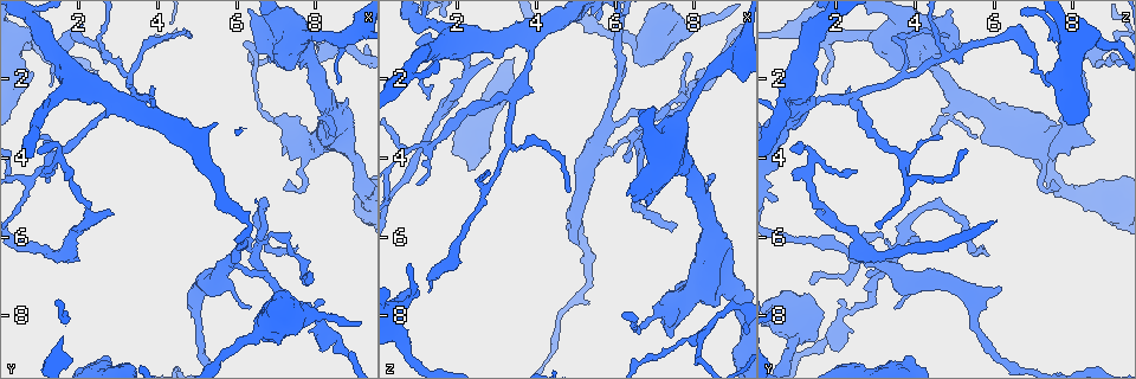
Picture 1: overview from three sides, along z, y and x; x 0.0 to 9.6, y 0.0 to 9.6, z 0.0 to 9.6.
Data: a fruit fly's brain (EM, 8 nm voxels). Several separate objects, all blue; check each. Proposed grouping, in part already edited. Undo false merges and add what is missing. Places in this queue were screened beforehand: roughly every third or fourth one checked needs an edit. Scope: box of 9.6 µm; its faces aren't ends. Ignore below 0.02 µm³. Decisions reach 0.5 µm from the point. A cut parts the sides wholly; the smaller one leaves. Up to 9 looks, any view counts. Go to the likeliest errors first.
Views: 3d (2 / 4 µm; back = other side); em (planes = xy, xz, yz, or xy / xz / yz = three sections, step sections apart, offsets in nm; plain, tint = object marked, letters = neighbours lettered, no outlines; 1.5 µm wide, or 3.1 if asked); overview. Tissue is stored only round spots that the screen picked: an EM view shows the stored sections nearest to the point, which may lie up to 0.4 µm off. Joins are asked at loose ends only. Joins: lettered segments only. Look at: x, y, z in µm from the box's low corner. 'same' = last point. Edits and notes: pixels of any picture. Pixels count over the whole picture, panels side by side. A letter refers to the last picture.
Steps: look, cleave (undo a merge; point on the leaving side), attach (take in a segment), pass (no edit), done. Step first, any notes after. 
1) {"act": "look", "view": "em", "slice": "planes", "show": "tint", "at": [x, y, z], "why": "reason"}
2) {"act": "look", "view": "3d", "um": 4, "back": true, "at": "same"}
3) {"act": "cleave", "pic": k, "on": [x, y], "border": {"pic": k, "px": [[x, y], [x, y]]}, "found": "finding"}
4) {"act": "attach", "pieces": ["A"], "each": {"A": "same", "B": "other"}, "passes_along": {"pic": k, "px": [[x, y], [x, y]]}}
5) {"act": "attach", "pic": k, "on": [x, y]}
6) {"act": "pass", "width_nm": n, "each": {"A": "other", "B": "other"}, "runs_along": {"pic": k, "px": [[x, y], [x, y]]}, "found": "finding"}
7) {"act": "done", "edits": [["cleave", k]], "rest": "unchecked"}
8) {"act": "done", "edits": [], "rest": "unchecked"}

{"act": "look", "view": "3d", "um": 4, "at": [0.95, 3.85, 1.10], "why": "tapers out"}

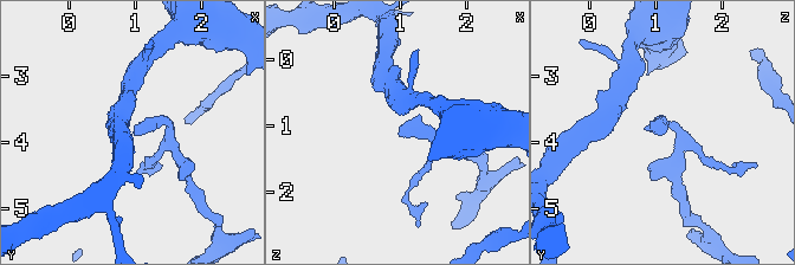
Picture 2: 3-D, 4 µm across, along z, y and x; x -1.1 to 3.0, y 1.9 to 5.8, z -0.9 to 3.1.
{"act": "look", "view": "em", "slice": "planes", "show": "letters", "at": [0.95, 3.90, 1.15]}

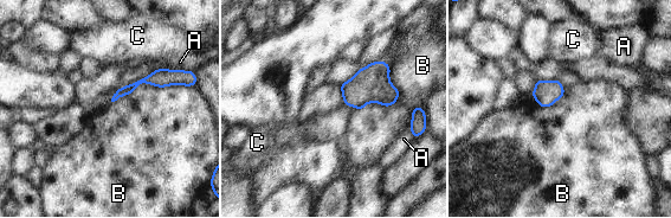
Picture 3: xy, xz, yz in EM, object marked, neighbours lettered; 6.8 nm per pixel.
{"act": "pass", "each": {"A": "other", "B": "other", "C": "other"}, "border": {"pic": 3, "px": [[391, 65], [399, 97], [356, 110]]}, "found": "none of them fits"}

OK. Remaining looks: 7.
{"act": "look", "view": "3d", "um": 4, "at": [3.85, 2.15, 2.35], "why": "tapers out"}

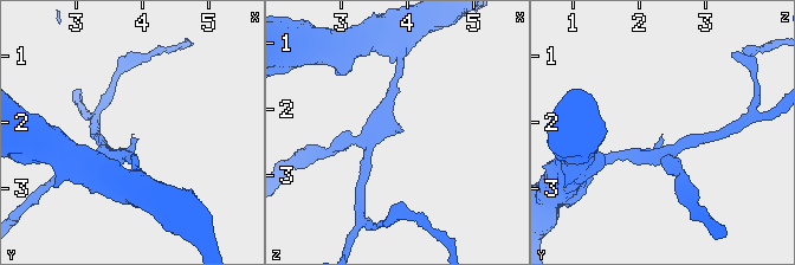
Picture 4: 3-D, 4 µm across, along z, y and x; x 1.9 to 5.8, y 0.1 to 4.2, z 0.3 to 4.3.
{"act": "look", "view": "em", "slice": "planes", "show": "letters", "at": [3.90, 2.15, 2.35], "arm_widths_nm": [170, 220], "why": "shape alone is not enough"}

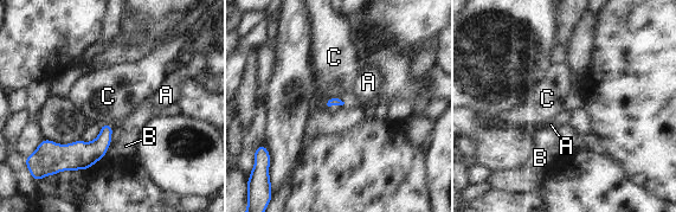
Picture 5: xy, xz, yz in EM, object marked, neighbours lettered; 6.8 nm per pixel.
{"act": "pass", "longest_contact_nm": ["C", 140], "each": {"A": "other", "B": "other", "C": "other"}, "found": "no lettered segment goes on from it"}

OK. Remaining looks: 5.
{"act": "look", "view": "3d", "um": 2, "at": [2.90, 5.45, 1.55], "why": "branch stops here"}

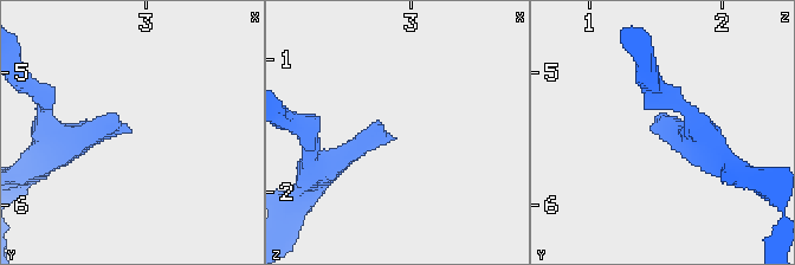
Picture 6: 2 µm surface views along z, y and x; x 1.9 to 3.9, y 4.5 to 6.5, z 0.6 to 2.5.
{"act": "look", "view": "em", "slice": "yz", "step": 8, "show": "tint", "at": [2.86, 5.40, 1.56], "why": "now the EM"}

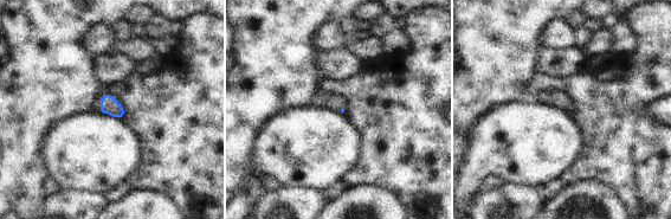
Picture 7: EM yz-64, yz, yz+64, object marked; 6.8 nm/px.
{"act": "look", "view": "em", "slice": "planes", "show": "letters", "at": "same"}

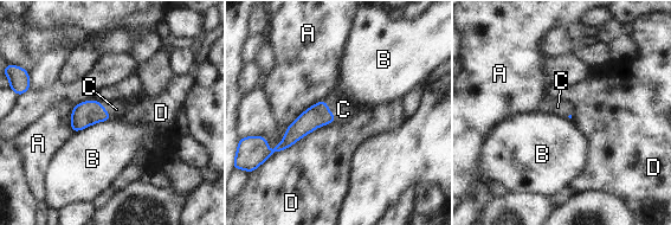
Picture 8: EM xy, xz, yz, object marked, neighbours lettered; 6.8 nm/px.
{"act": "attach", "pieces": ["C"], "each": {"A": "other", "B": "other", "C": "same", "D": "other"}, "passes_along": {"pic": 8, "px": [[318, 115], [329, 110], [343, 109]]}, "found": "the neuron continues"}

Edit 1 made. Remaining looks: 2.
{"act": "look", "view": "3d", "um": 2, "back": true, "at": [8.45, 3.50, 4.65], "why": "an open end"}

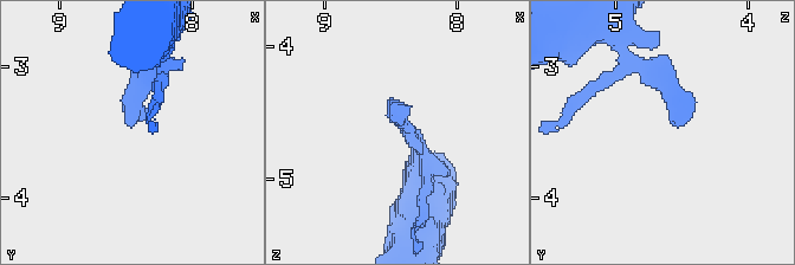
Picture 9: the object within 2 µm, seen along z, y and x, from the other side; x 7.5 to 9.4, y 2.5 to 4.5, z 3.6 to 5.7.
{"act": "look", "view": "em", "slice": "planes", "show": "letters", "at": [8.40, 3.44, 4.58]}

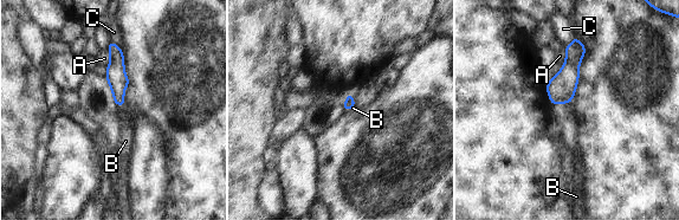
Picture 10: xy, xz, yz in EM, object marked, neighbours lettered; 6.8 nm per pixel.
{"act": "attach", "pieces": ["B"], "each": {"A": "other", "B": "same", "C": "other"}, "passes_along": {"pic": 10, "px": [[116, 77], [121, 105], [125, 141]]}, "found": "it goes on there"}

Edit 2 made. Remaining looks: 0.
{"act": "done", "edits": [["attach", 8], ["attach", 10]], "rest": "unchecked"}

